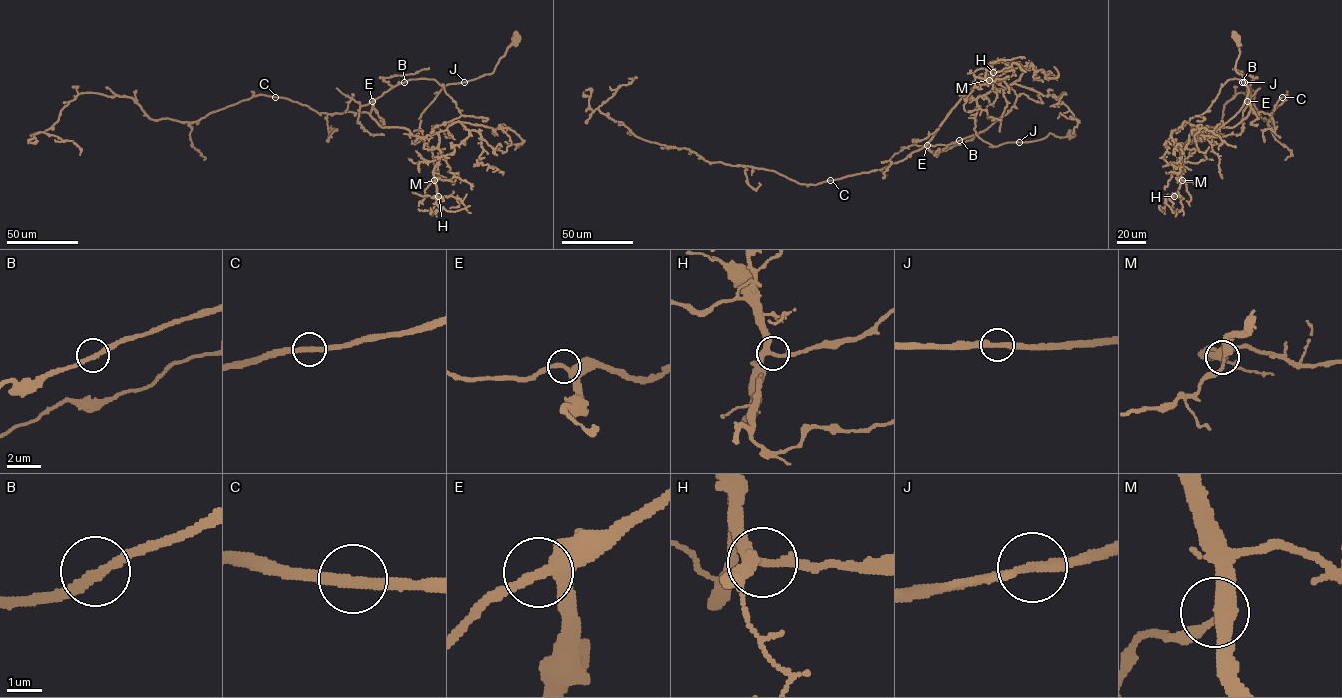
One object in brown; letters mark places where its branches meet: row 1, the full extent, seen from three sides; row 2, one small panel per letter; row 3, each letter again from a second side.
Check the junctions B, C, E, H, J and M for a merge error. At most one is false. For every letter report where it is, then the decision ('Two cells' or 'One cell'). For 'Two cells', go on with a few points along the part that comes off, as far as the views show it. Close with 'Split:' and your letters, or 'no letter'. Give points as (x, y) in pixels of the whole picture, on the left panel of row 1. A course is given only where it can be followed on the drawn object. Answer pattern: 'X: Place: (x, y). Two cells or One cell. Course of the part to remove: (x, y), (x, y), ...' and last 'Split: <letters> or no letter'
B: Place: (404, 82). One cell
C: Place: (275, 97). One cell
E: Place: (372, 101). One cell
H: Place: (438, 196). One cell
J: Place: (464, 82). One cell
M: Place: (434, 180). One cell
Split: no letter

